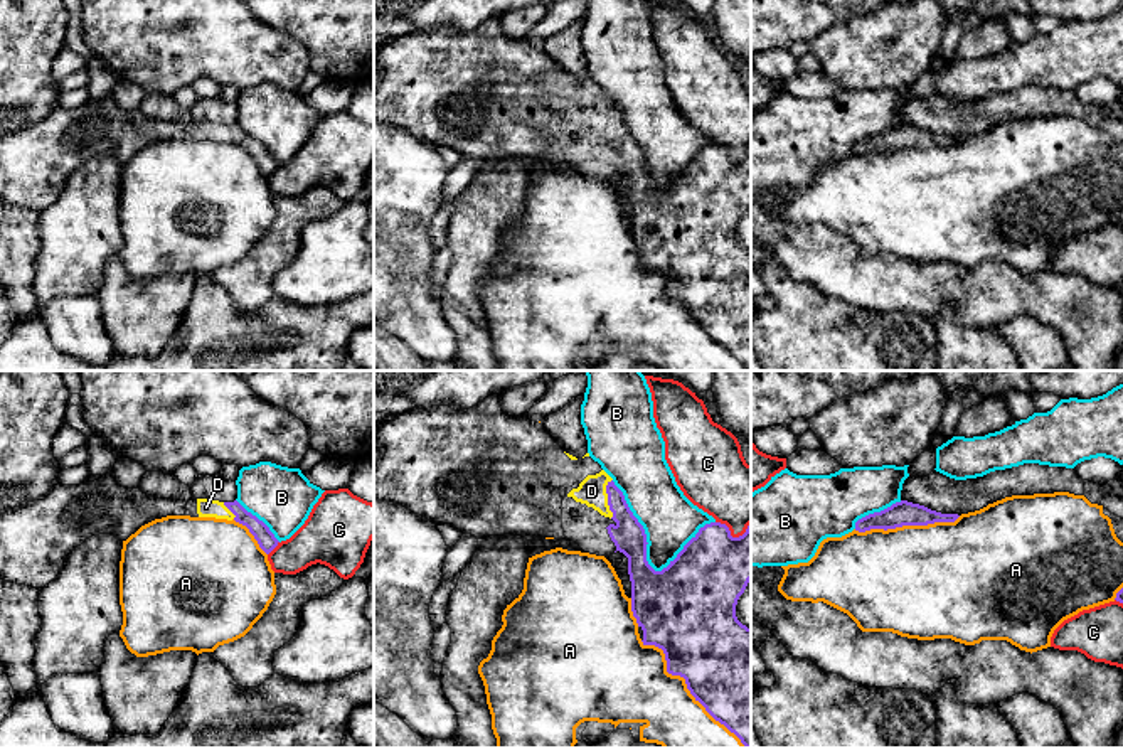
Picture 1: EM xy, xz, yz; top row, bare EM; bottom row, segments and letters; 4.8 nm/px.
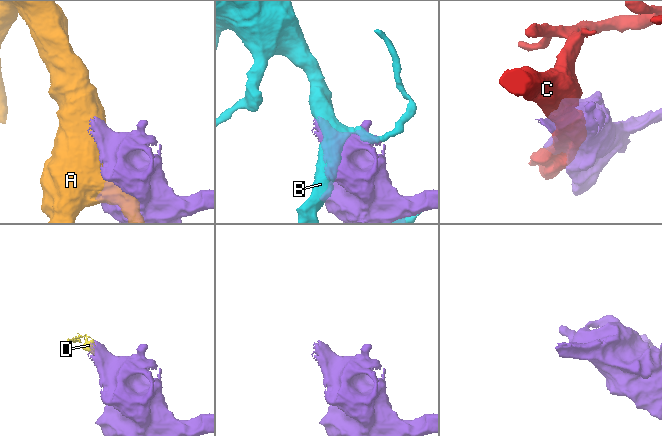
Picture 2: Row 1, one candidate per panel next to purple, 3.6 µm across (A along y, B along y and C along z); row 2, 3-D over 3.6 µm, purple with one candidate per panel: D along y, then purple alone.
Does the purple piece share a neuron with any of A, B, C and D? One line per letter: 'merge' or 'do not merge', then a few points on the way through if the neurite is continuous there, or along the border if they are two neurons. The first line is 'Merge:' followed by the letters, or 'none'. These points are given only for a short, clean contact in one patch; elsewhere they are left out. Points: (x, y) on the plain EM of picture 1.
Merge: D
A: do not merge
B: do not merge
C: do not merge
D: merge; way xz (628, 157), (623, 138), (608, 122), (598, 113), (591, 113)

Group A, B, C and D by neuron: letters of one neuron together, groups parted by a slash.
A / B / C / D

